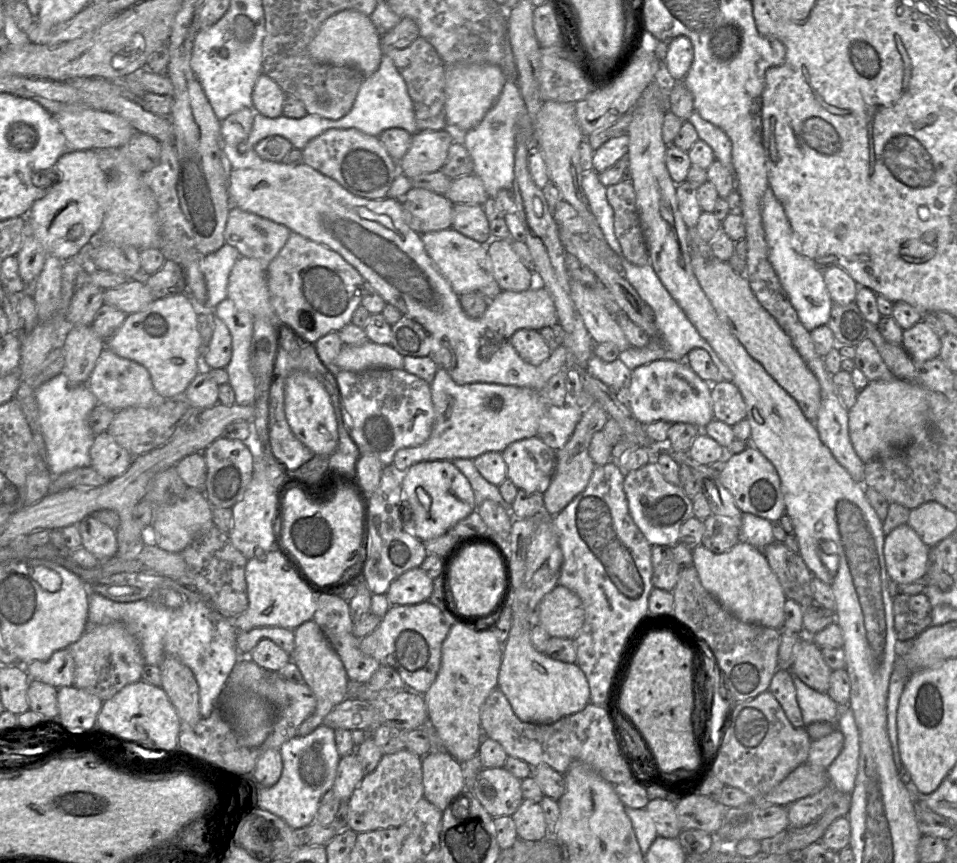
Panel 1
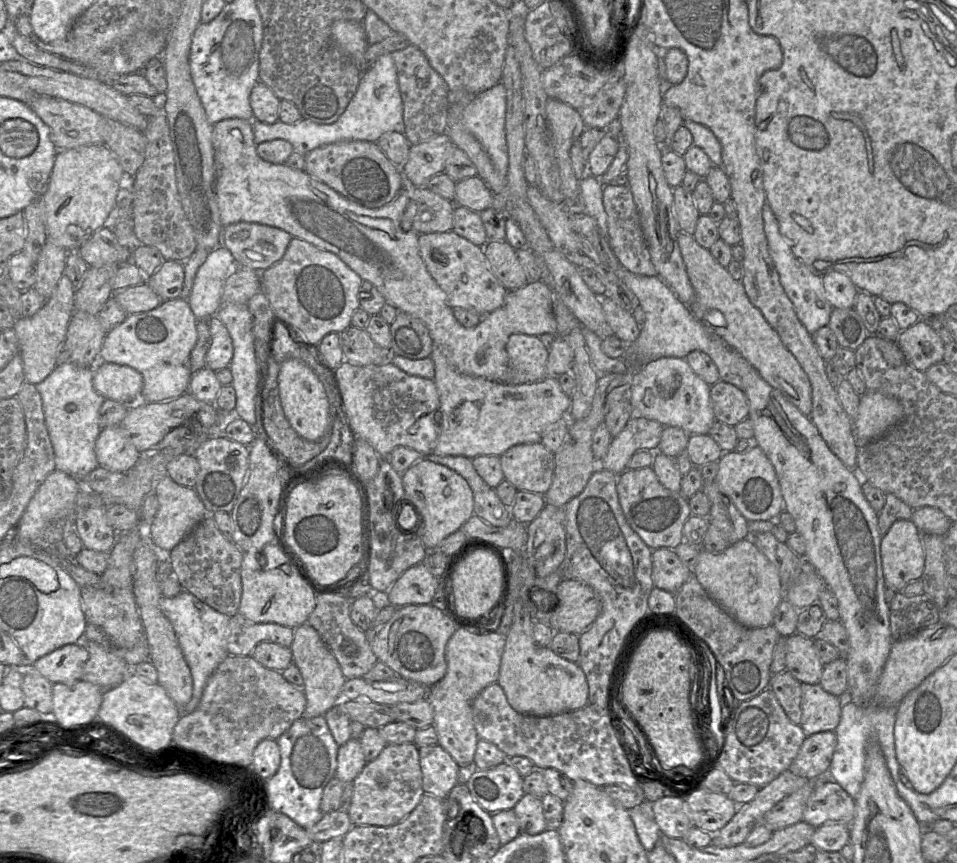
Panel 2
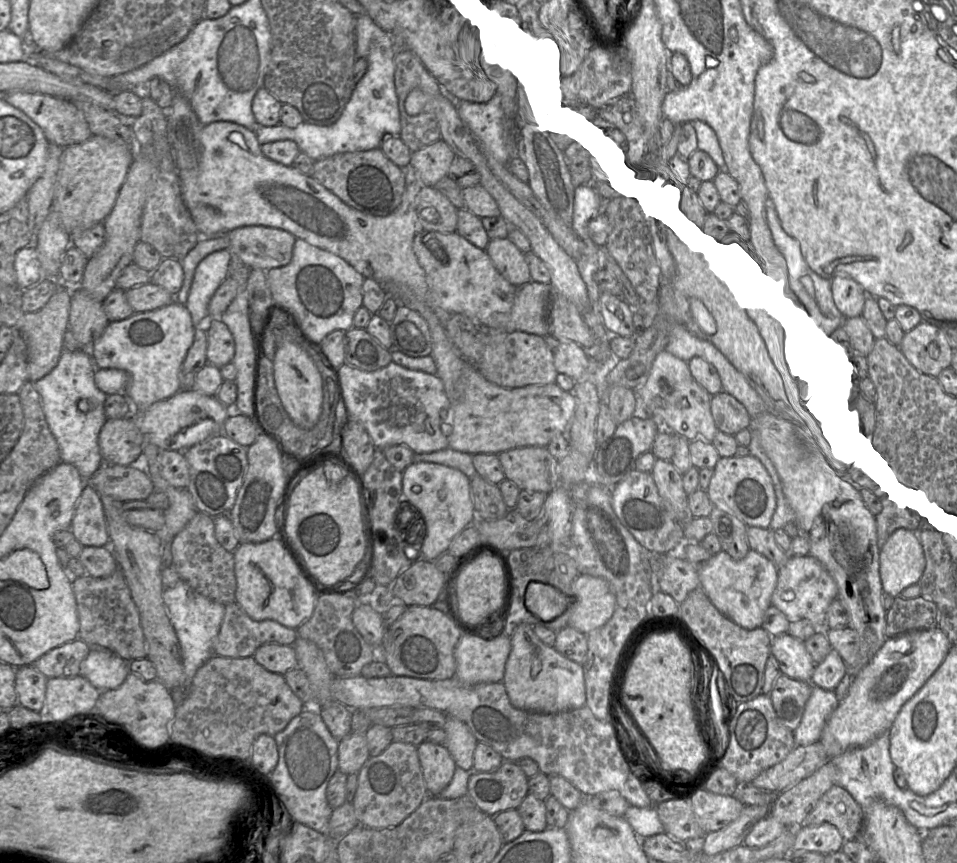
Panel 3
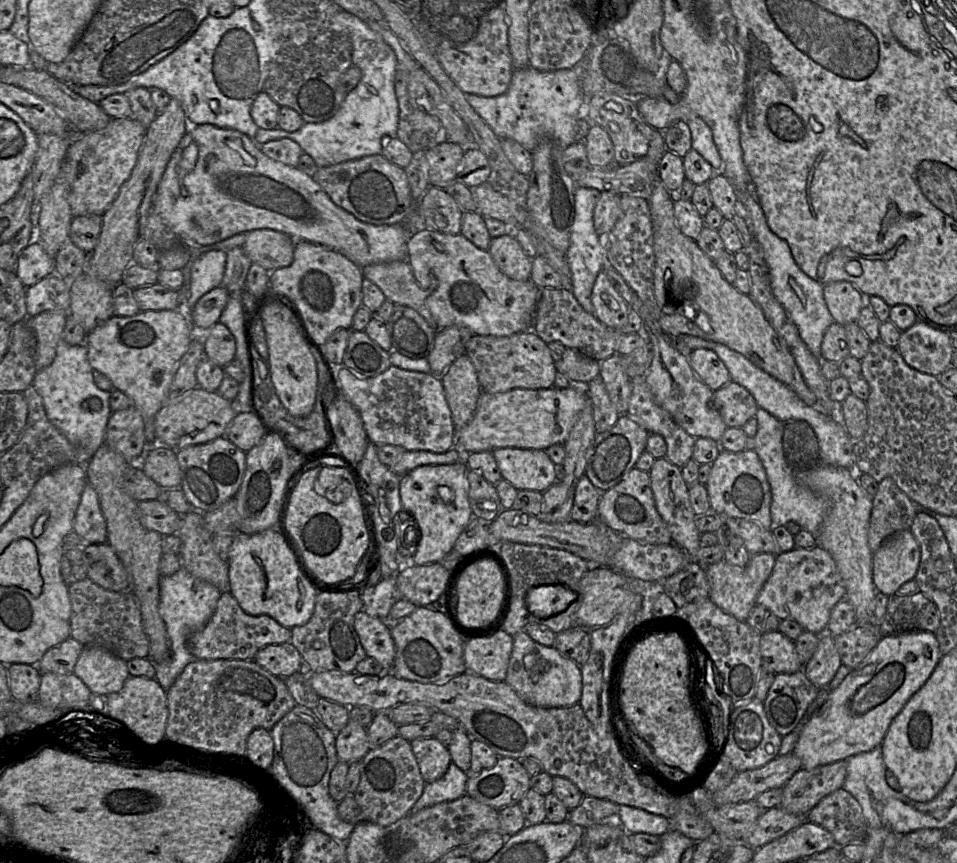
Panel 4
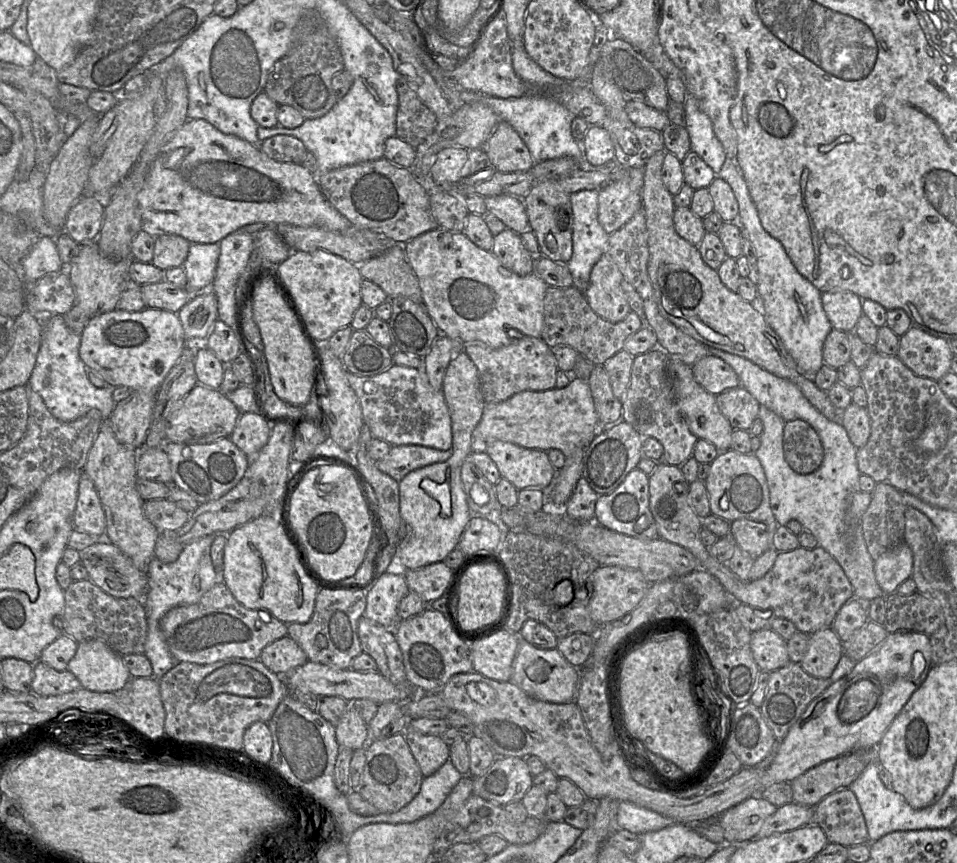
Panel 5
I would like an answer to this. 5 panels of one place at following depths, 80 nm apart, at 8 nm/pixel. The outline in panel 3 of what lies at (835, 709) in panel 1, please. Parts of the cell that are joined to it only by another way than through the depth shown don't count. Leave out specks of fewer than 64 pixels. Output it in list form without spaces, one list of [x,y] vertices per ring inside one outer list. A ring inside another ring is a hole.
[[[812,687],[800,724],[793,731],[795,748],[819,741],[822,729],[838,702],[834,691]]]

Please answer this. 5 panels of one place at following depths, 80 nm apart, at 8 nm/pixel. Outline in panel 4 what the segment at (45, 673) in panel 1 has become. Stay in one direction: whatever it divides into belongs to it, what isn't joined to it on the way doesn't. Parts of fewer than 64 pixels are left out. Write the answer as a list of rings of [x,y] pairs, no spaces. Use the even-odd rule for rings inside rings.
[[[72,637],[48,649],[37,667],[41,673],[71,674],[85,646]]]

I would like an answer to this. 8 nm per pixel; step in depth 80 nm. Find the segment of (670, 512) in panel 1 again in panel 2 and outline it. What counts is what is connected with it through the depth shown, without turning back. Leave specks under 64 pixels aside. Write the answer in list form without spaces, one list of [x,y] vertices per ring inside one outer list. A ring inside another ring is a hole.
[[[652,466],[627,469],[618,476],[617,493],[623,514],[630,527],[651,549],[674,549],[683,542],[682,530],[691,512],[681,492],[672,492],[659,482]]]

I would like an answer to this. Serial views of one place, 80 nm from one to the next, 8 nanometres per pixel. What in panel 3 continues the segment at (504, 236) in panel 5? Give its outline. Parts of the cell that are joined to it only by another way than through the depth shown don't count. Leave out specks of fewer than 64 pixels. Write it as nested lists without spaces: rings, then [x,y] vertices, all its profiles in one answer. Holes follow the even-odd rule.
[[[508,238],[490,239],[486,252],[498,272],[512,285],[521,287],[531,281],[525,254]]]

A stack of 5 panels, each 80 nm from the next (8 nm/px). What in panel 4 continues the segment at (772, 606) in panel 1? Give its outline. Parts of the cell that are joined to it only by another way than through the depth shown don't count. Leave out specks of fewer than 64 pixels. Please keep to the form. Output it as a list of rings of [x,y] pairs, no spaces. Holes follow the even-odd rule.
[[[771,553],[753,555],[744,567],[731,565],[724,559],[704,567],[710,587],[709,599],[738,621],[746,622],[749,612],[757,605],[758,594],[773,571],[776,556]]]

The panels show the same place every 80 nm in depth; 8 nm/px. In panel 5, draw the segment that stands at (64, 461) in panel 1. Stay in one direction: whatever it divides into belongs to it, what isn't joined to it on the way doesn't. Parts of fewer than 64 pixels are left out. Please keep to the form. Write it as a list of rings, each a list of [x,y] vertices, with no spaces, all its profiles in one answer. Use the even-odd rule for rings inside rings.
[[[48,315],[28,386],[43,398],[50,413],[60,421],[71,422],[93,408],[101,412],[103,420],[108,419],[116,404],[112,395],[115,387],[97,388],[89,381],[87,367],[79,355],[80,342],[81,335],[69,330],[63,315]]]

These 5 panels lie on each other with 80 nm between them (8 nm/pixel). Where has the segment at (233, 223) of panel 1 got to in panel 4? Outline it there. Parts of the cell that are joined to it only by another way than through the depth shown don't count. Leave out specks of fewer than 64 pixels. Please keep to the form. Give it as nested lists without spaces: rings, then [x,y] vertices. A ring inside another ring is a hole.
[[[262,228],[247,232],[242,248],[252,263],[272,272],[293,262],[295,243],[296,241],[287,234]]]

